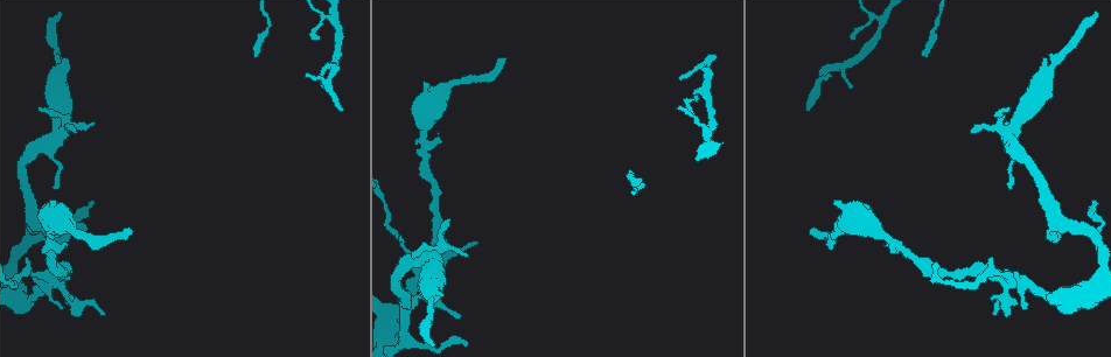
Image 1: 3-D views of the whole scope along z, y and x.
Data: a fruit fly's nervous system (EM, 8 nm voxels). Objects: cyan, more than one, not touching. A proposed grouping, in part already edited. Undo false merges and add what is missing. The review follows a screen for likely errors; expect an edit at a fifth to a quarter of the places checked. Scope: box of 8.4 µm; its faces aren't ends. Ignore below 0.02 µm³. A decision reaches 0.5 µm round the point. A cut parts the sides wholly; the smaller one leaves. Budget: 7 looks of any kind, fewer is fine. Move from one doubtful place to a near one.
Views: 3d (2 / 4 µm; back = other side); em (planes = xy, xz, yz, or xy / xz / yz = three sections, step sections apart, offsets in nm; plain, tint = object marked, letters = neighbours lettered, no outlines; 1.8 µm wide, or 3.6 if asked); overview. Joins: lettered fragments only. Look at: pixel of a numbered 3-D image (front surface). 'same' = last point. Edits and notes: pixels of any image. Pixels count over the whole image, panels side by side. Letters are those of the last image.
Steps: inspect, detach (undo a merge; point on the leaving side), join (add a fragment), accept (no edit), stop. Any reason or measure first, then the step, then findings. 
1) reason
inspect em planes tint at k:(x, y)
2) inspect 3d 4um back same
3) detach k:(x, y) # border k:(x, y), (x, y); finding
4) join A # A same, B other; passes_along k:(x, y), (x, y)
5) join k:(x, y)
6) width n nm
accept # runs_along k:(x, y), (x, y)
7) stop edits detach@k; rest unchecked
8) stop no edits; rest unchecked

four or more arms meet
inspect em planes letters at 1:(1019, 280)

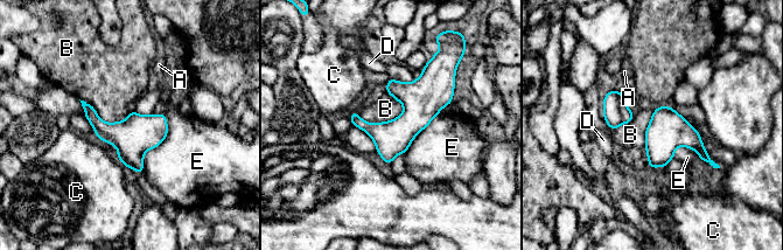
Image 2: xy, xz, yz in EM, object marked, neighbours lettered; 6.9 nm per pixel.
longest_contact E 440 nm
detach 2:(627, 116) # A other, B other, C other, D other, E other; border 2:(617, 92), (617, 108), (622, 123); a second neuron is stuck on

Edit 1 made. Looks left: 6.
inspect 3d 2um at 1:(892, 244)

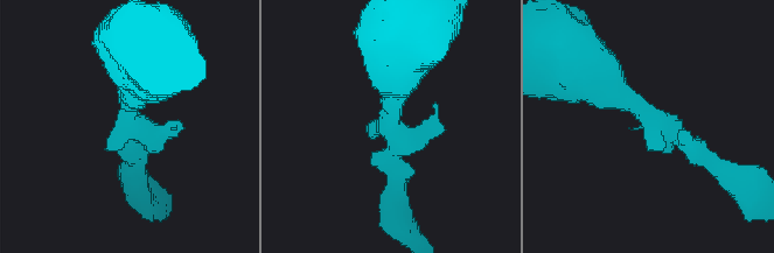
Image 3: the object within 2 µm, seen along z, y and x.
arm_widths 190, 400 nm
inspect em xz step 4 tint at 3:(128, 118)

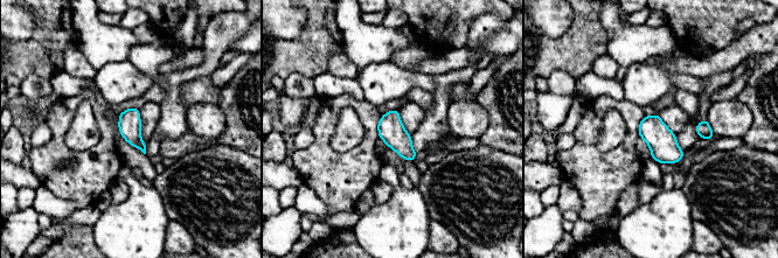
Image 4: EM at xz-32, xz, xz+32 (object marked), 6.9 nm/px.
see the neighbours
inspect em xz step 4 letters same

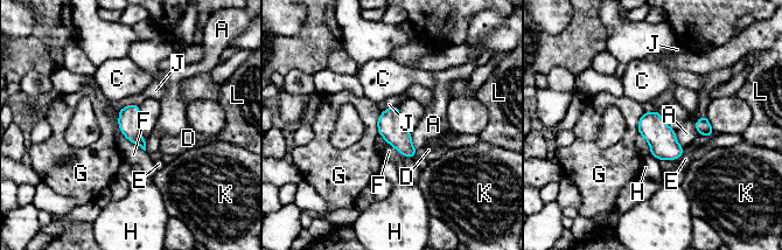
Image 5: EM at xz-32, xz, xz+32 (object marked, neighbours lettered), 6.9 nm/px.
width 150 nm
accept # A other, C other, D other, E other, F other, G other, H other, J other, K other, L other; border 5:(117, 111), (119, 131), (145, 151); continuous, no second neuron

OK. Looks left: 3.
branch stops here
inspect em planes plain at 1:(131, 234)

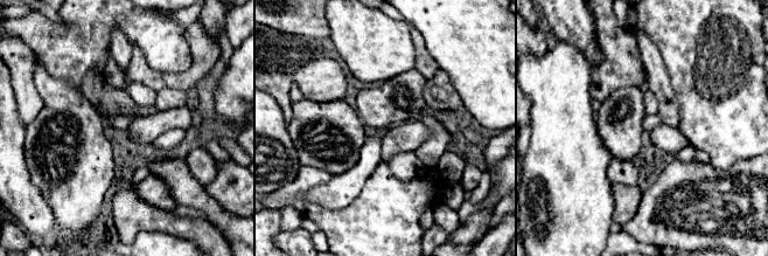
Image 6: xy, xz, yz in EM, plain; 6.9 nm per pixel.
what lies round it
inspect em planes letters same

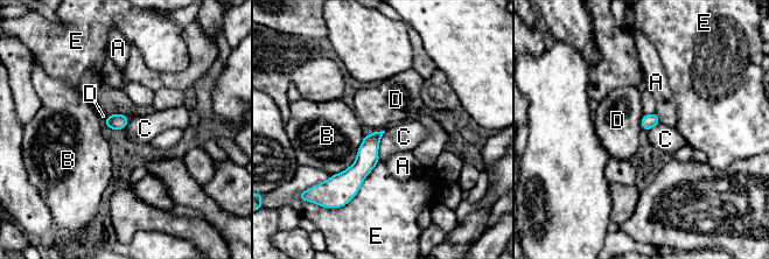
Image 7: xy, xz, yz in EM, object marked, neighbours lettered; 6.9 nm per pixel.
width 100 nm
accept # A other, B other, C other, D other, E other; border 7:(385, 131), (379, 140), (378, 160); no lettered fragment goes on from it

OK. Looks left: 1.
stop edits detach@2; rest unchecked

